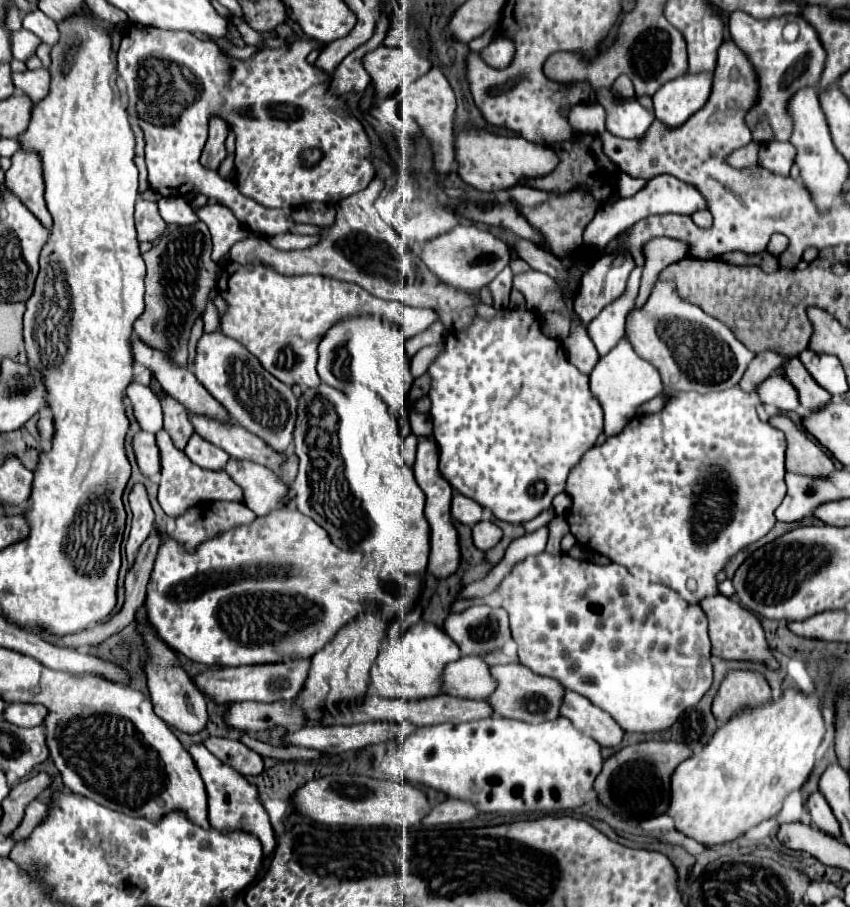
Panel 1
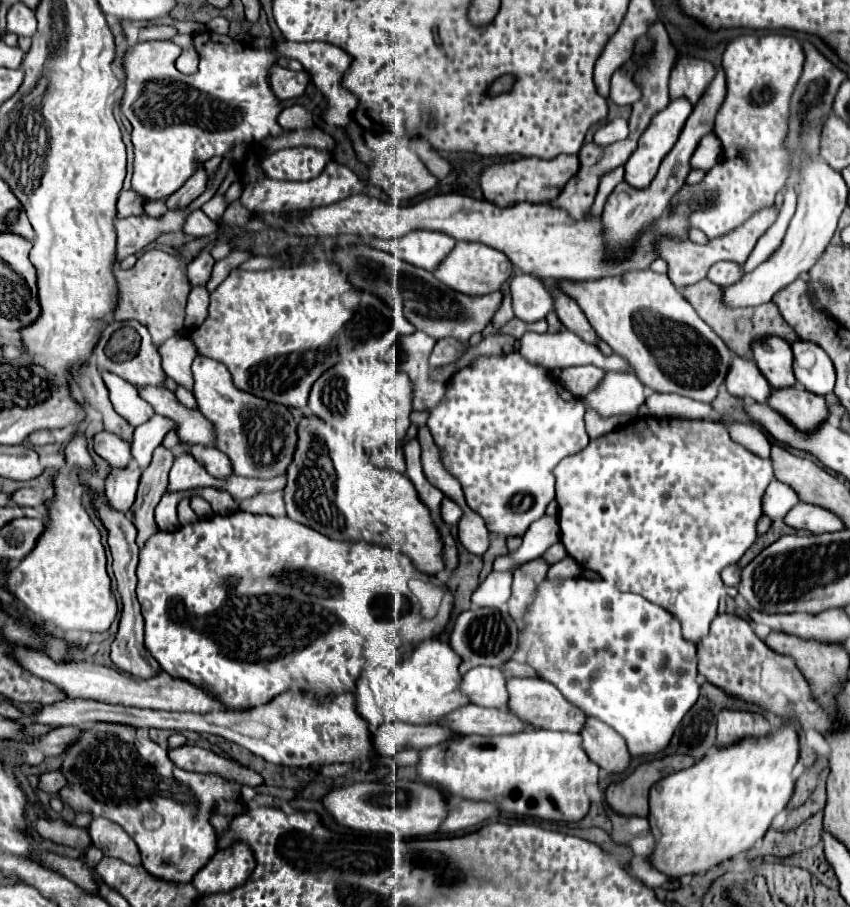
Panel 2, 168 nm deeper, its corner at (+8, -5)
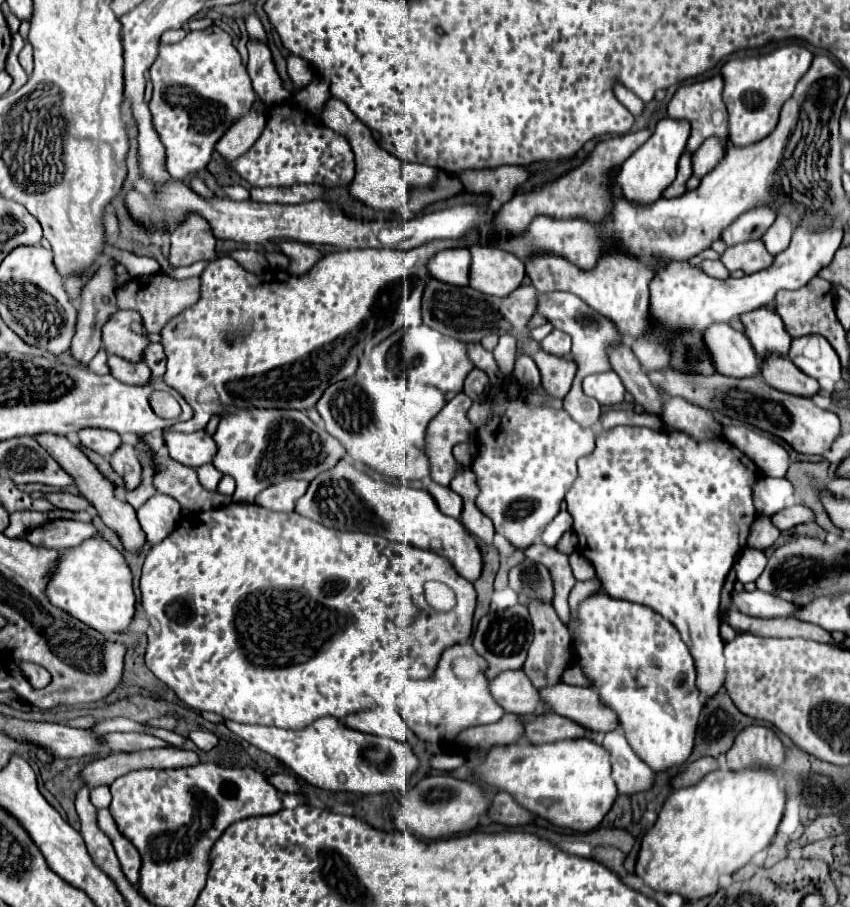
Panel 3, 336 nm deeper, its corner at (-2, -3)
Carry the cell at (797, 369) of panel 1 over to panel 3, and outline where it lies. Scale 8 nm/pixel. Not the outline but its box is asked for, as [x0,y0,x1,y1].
[740,307,792,361]

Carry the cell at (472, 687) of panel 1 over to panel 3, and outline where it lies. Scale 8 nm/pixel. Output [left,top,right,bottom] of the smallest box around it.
[488,671,540,713]

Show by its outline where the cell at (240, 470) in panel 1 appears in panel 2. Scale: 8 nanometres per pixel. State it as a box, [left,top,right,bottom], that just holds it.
[180,441,232,477]

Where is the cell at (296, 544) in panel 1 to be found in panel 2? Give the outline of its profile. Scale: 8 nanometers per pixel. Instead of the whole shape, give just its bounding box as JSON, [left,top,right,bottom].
[136,511,454,723]

